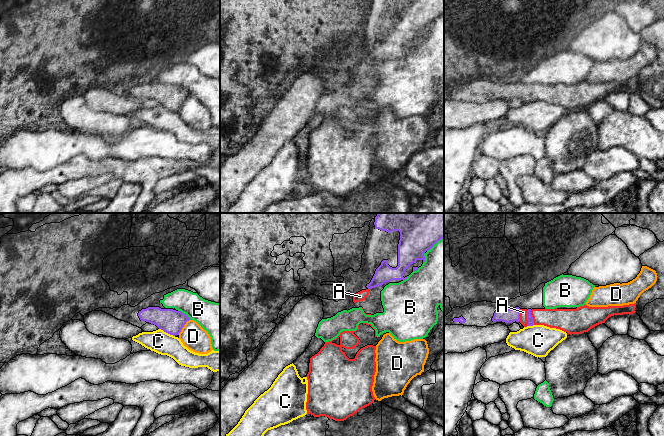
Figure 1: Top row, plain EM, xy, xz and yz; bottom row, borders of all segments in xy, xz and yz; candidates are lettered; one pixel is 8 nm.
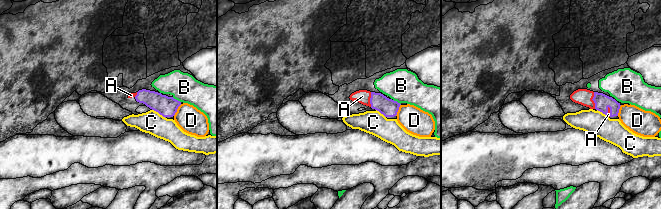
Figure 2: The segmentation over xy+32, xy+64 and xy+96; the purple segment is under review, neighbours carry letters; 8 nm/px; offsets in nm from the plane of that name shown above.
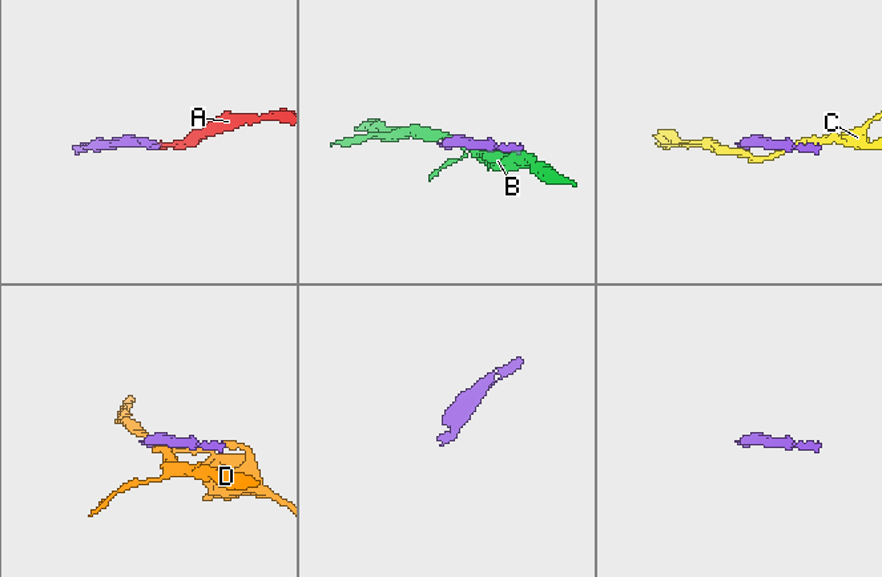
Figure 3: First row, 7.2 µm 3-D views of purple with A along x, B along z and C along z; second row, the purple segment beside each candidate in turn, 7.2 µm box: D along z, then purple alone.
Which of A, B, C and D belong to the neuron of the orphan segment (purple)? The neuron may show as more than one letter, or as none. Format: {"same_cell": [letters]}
{"same_cell": ["A"]}

